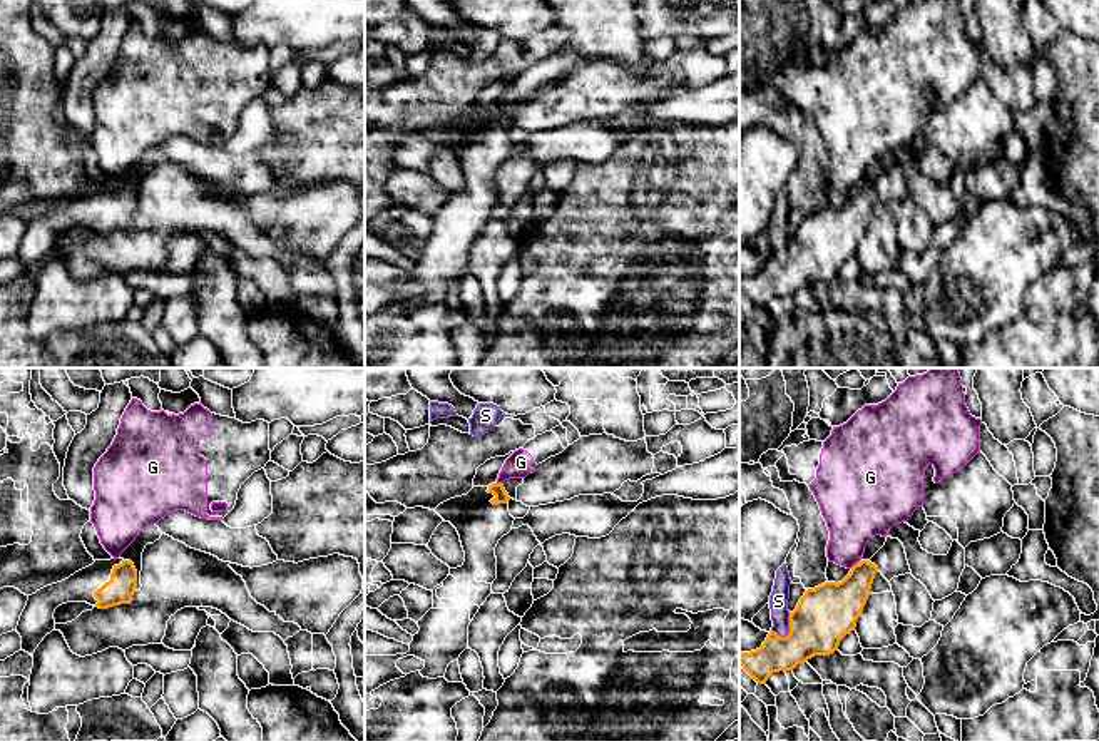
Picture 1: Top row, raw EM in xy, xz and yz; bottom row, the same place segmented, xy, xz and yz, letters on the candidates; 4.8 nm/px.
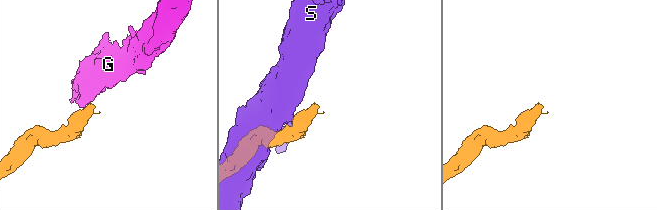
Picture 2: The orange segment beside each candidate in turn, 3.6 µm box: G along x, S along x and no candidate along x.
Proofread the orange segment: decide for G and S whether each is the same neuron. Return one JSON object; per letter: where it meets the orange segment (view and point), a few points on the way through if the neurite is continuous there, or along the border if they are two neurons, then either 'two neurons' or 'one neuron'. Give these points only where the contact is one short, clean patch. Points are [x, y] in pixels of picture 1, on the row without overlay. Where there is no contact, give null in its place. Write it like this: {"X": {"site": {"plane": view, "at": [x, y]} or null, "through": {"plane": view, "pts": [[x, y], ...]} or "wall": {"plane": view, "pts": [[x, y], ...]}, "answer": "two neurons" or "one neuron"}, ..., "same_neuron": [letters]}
{"G": {"site": {"plane": "xz", "at": [499, 109]}, "wall": {"plane": "xz", "pts": [[495, 107], [502, 109]]}, "answer": "two neurons"}, "S": {"site": {"plane": "yz", "at": [790, 251]}, "wall": {"plane": "yz", "pts": [[790, 238], [790, 256], [782, 263]]}, "answer": "two neurons"}, "same_neuron": []}

